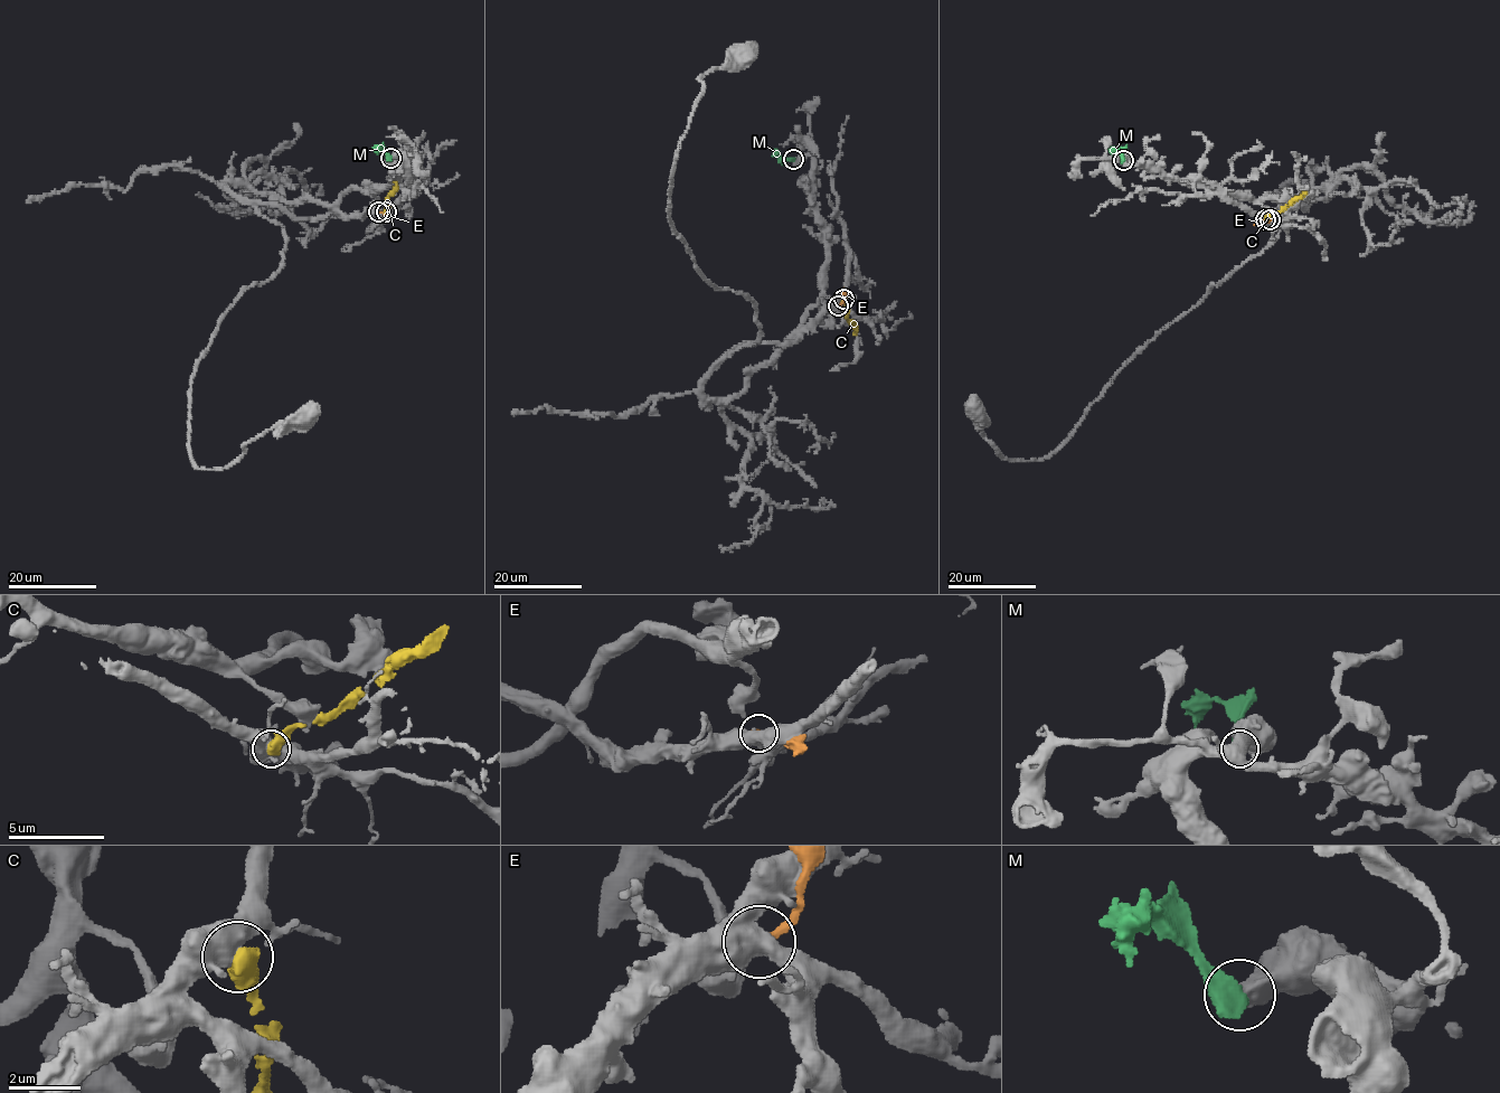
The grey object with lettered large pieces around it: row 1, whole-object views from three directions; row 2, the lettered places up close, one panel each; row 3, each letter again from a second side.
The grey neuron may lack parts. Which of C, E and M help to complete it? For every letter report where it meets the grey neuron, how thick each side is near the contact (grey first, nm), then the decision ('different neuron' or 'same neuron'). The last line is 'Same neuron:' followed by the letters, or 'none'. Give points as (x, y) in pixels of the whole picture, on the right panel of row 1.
C: meets grey at (1265, 219); 480 nm thick on the grey side, 650 nm on the other; different neuron
E: meets grey at (1270, 219); 480 nm thick on the grey side, 240 nm on the other; different neuron
M: meets grey at (1123, 160); 550 nm thick on the grey side, 550 nm on the other; different neuron
Same neuron: none

